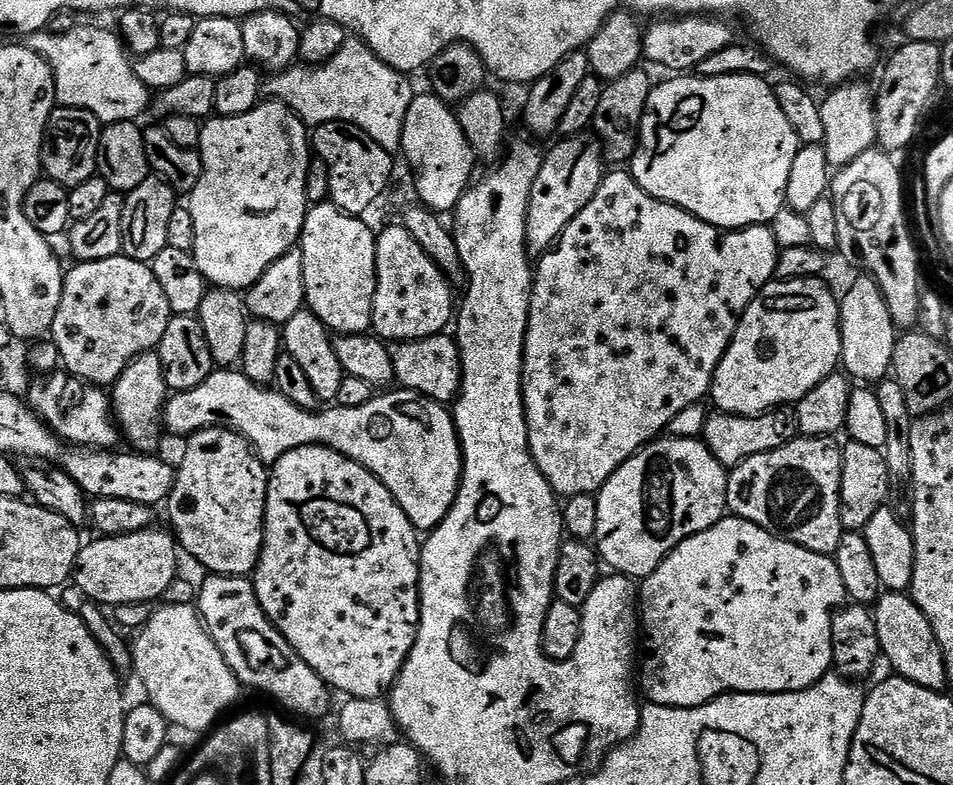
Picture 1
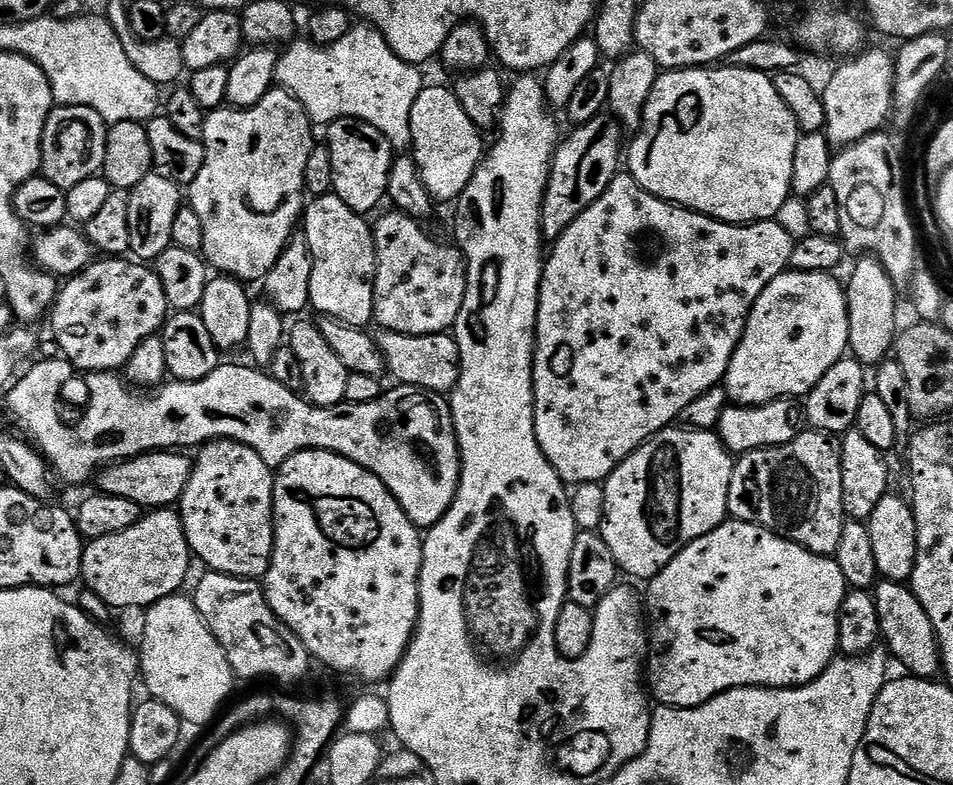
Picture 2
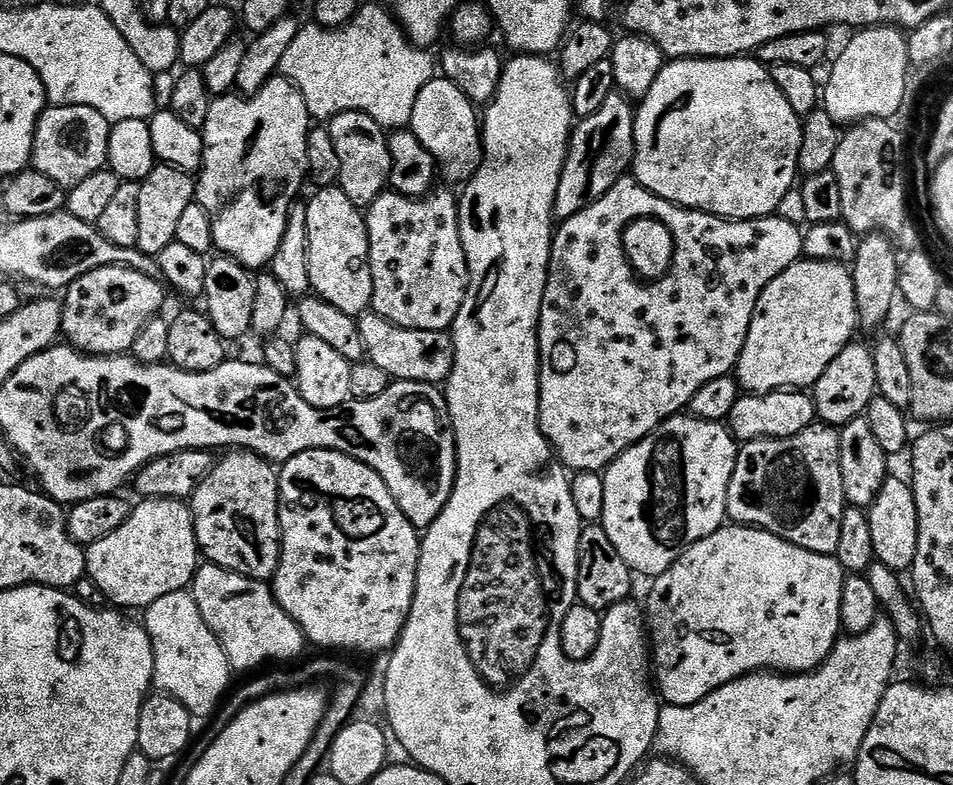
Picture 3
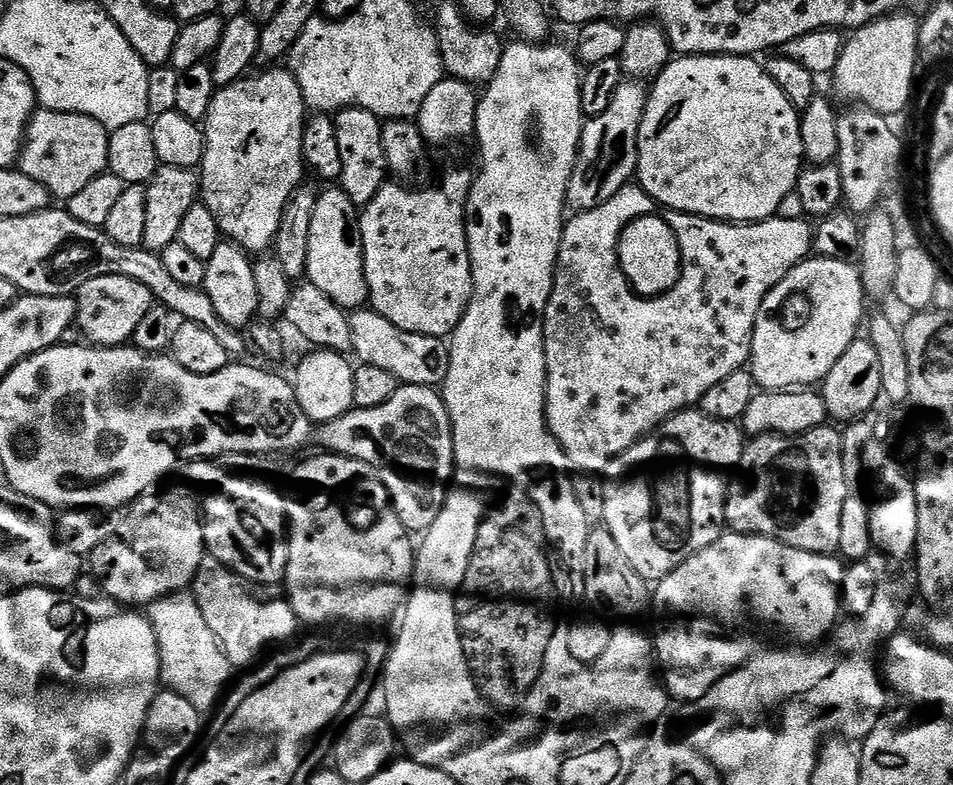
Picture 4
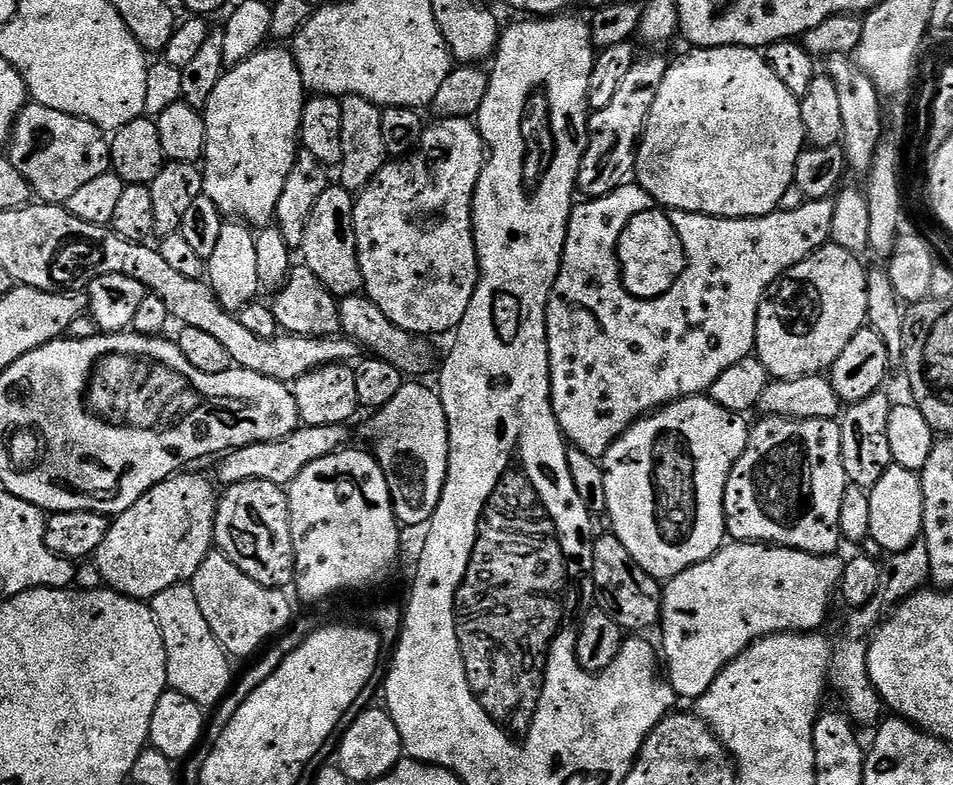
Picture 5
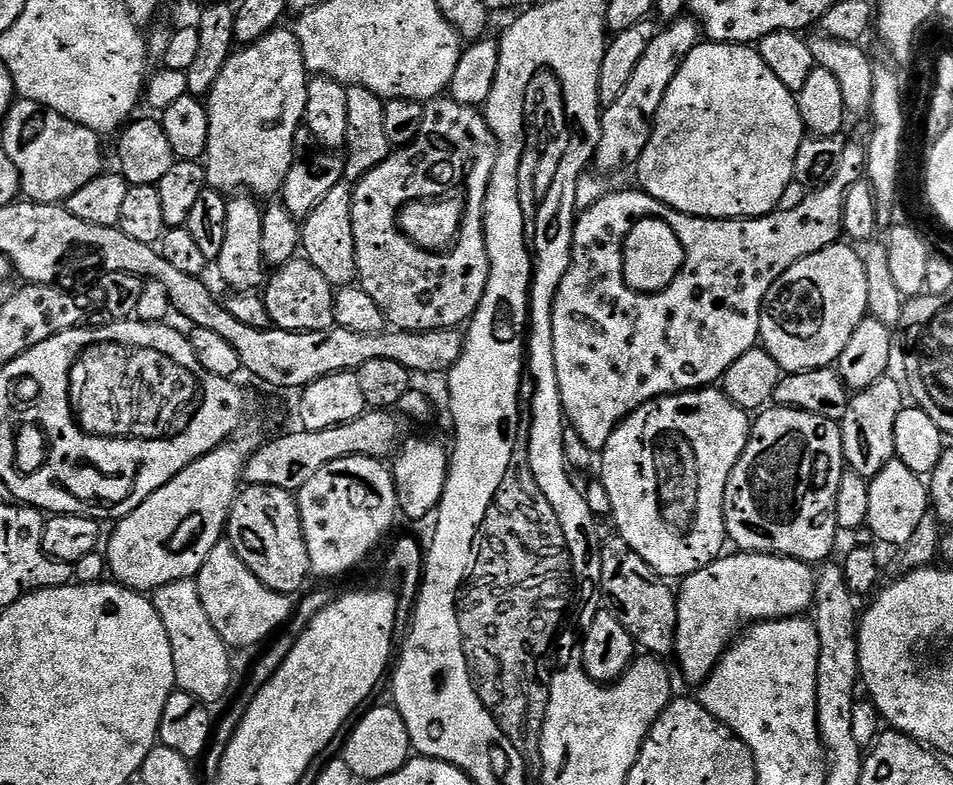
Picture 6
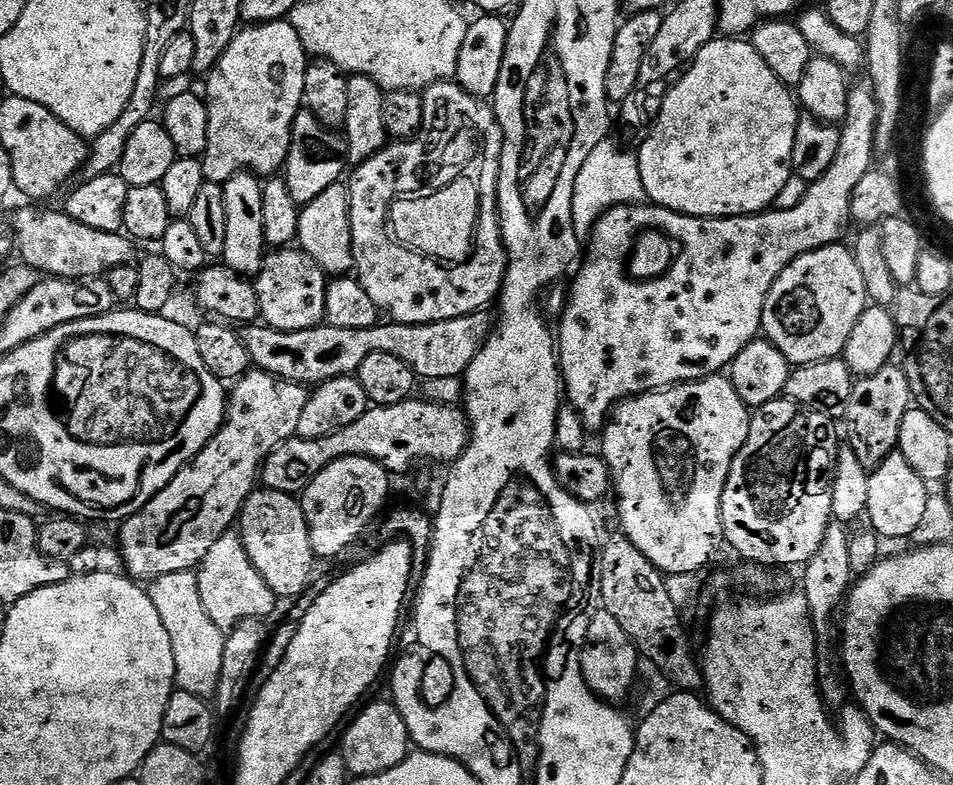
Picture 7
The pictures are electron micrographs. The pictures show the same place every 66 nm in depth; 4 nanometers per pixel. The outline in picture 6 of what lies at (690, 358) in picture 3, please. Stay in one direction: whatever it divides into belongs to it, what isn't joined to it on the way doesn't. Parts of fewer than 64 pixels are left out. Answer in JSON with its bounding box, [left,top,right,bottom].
[552,142,865,450]

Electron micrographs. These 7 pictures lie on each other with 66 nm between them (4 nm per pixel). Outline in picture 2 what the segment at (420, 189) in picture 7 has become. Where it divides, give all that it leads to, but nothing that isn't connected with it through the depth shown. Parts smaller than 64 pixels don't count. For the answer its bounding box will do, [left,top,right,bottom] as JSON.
[374,210,468,336]

